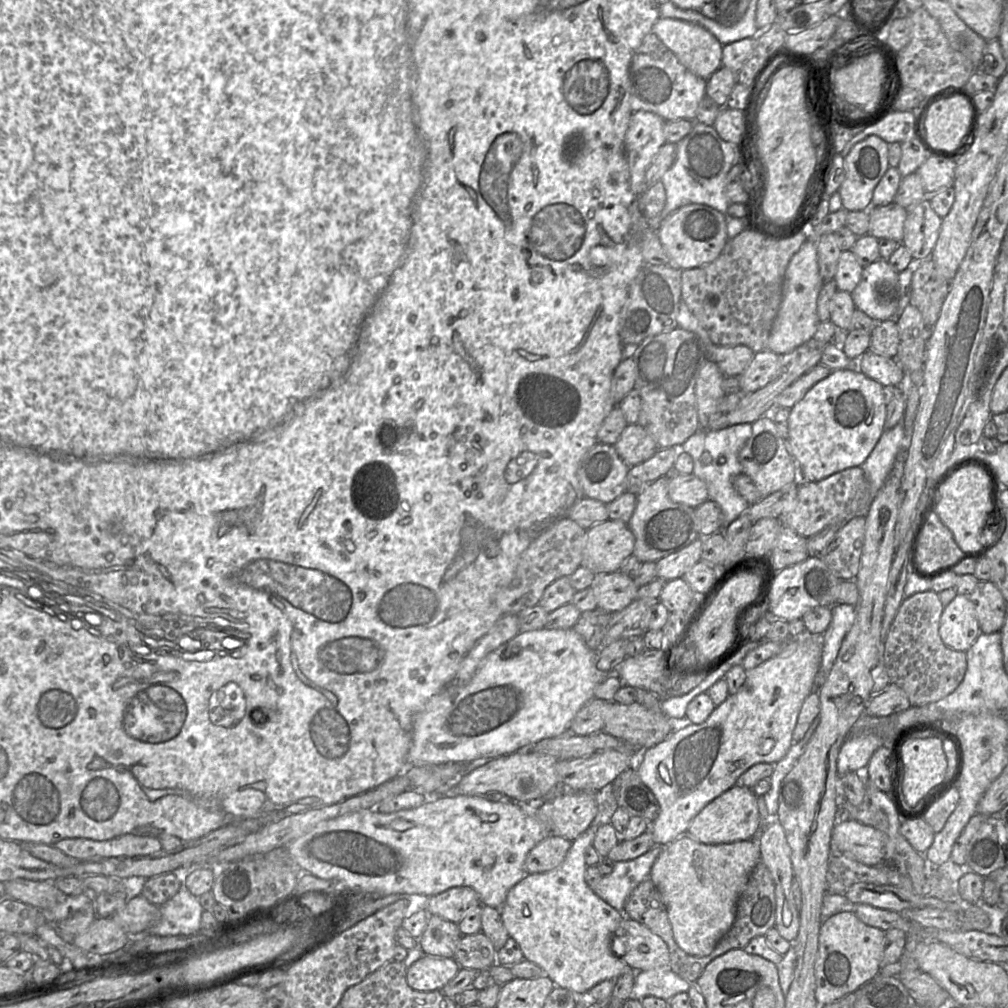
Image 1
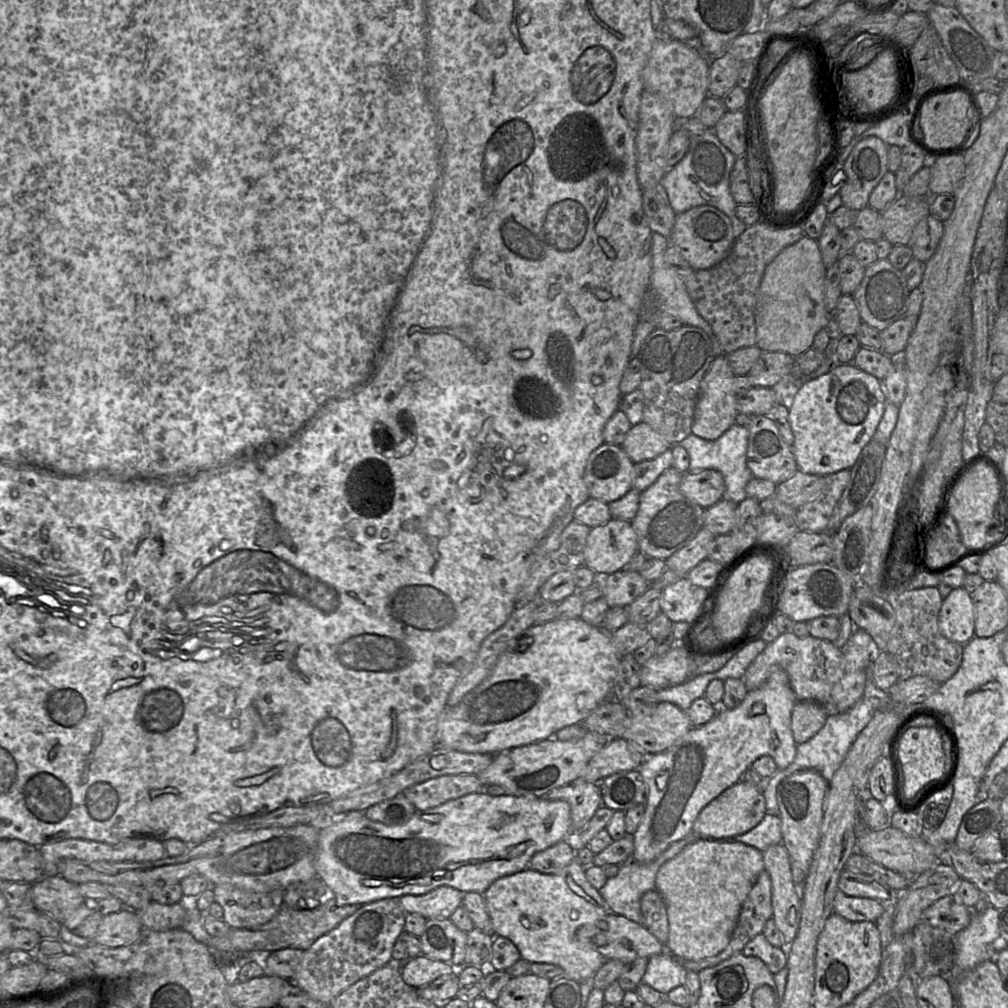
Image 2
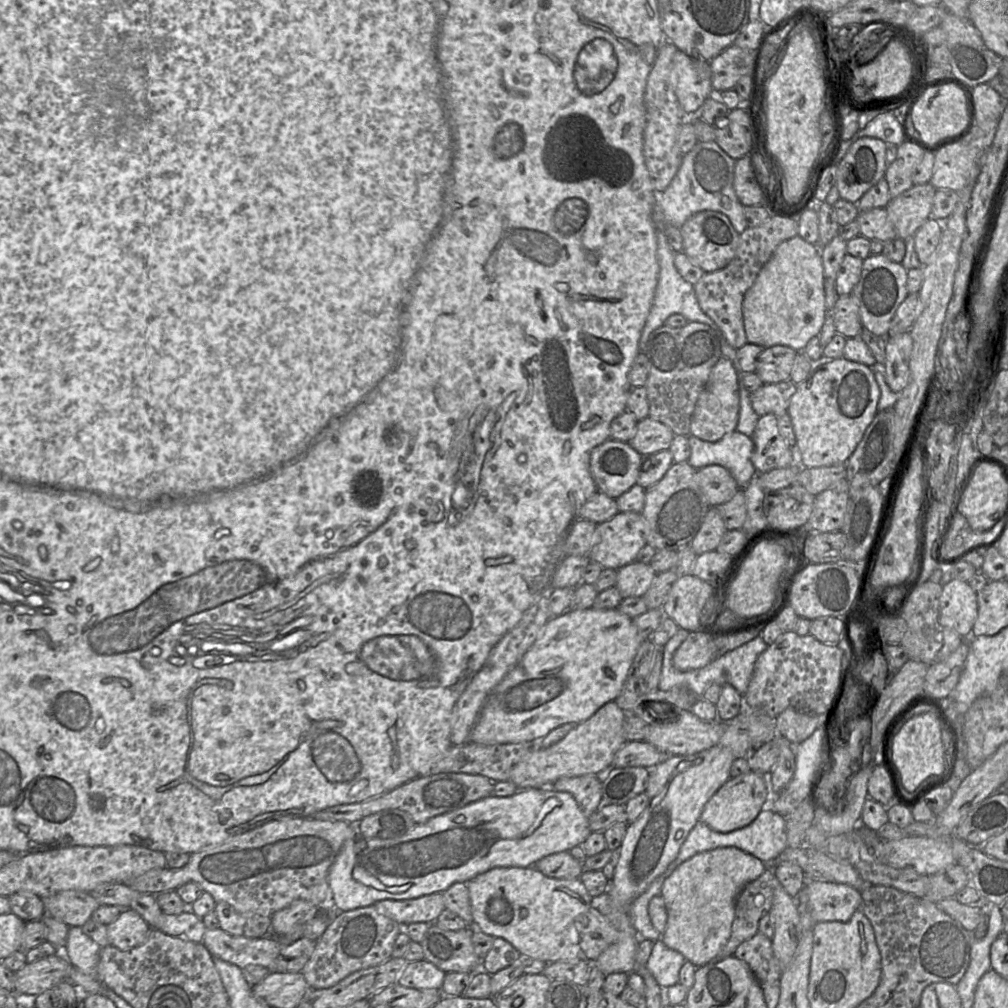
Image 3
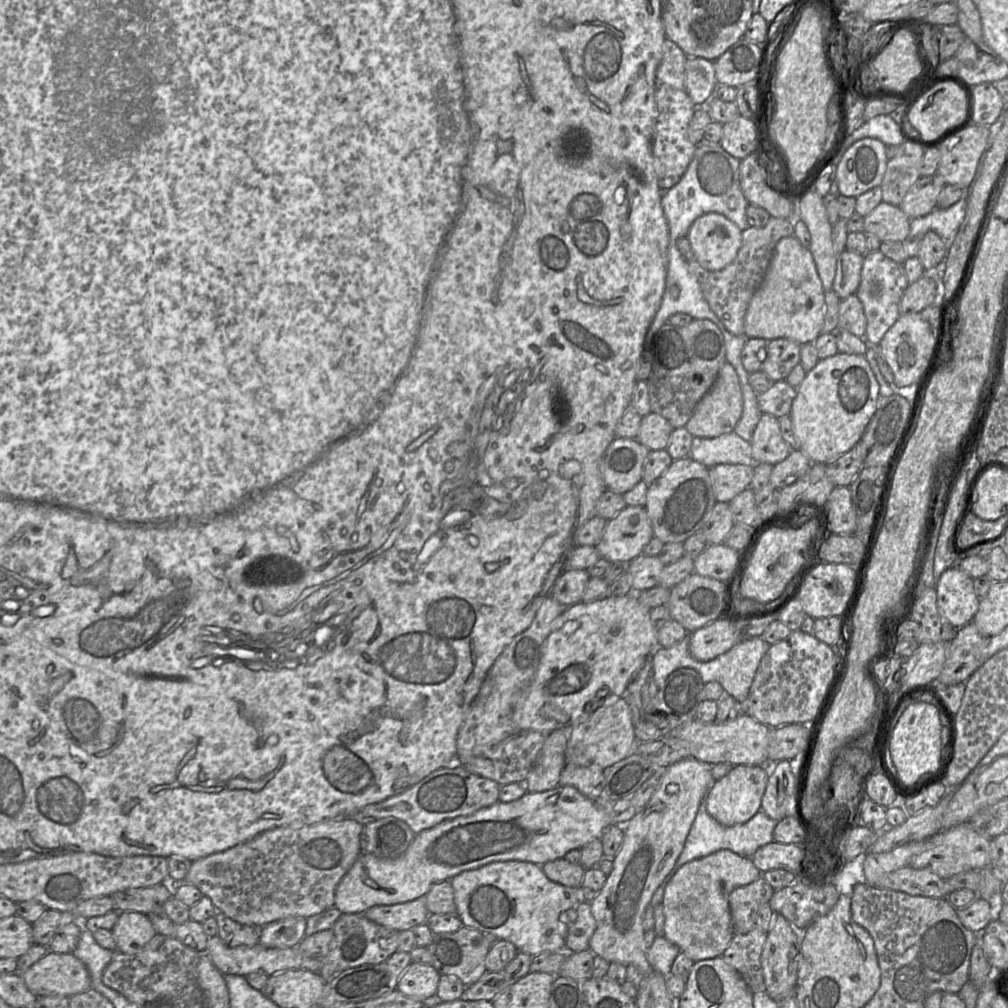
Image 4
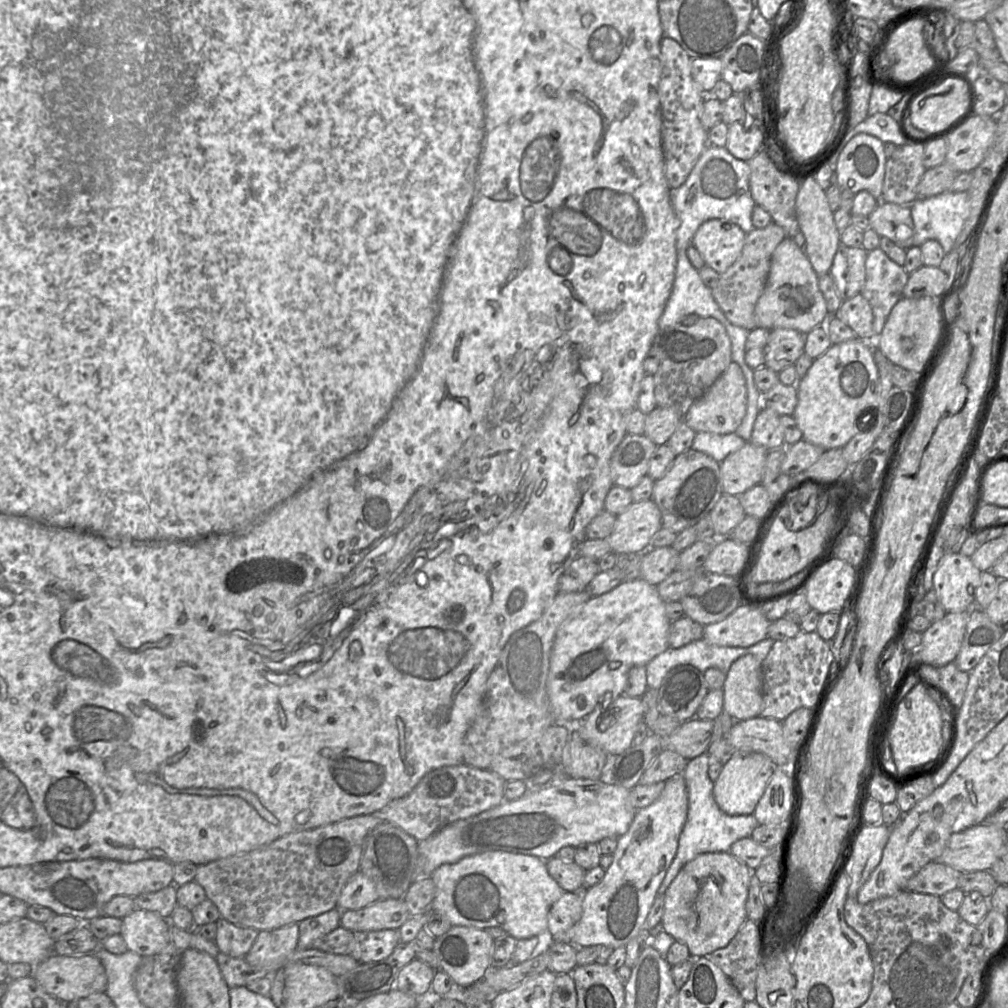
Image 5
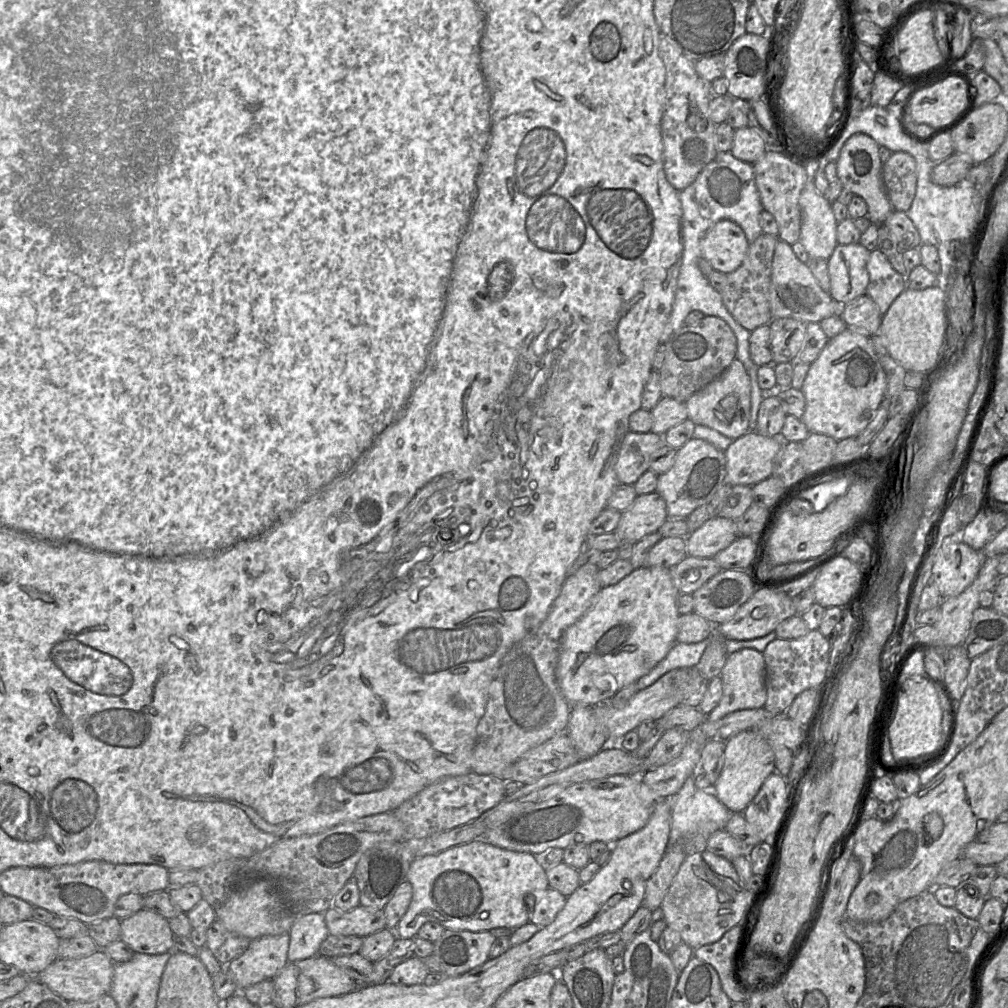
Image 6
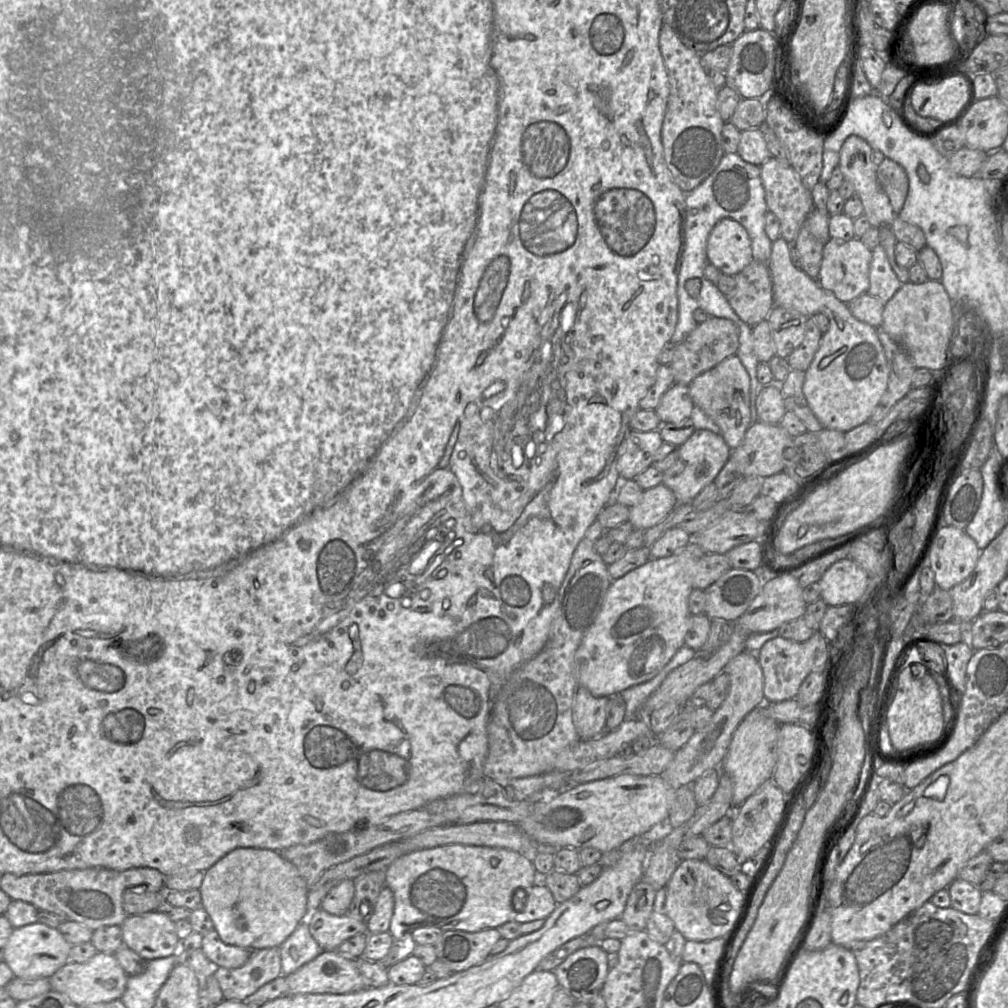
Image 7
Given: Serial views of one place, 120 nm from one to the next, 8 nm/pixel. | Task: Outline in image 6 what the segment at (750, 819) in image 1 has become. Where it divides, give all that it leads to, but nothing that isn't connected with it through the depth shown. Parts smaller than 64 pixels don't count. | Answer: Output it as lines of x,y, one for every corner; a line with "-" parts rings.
755,730
742,731
725,741
724,764
717,781
712,786
717,799
732,813
742,813
754,799
764,781
775,771
774,751
768,741

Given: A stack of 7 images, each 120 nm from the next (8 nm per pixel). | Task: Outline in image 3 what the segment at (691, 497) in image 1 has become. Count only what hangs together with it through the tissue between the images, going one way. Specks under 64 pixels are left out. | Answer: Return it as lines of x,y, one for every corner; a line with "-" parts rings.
720,465
698,469
696,482
710,507
718,507
728,502
739,490
730,472

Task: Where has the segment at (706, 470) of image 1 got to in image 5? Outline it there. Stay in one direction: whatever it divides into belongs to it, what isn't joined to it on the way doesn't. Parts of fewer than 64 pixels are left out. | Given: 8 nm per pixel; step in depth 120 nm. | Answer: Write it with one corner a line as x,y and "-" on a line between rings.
696,432
691,448
708,454
716,461
721,462
730,453
742,448
745,443
746,441
735,432
729,434

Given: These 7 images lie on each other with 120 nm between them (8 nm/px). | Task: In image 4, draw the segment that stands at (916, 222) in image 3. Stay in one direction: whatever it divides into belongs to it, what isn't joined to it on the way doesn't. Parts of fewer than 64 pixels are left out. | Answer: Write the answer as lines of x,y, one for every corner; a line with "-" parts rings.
937,173
920,177
904,196
900,209
910,220
929,214
937,207
938,196
945,185

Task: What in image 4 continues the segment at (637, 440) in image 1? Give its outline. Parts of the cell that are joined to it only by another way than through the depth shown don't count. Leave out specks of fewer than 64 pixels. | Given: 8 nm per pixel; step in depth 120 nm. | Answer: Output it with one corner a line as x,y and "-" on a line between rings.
650,412
642,418
636,439
650,451
666,449
673,426
661,415

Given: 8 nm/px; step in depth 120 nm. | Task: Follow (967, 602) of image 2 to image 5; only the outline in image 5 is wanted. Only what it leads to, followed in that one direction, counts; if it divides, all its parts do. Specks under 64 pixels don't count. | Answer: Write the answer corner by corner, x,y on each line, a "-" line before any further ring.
945,554
933,576
933,588
947,613
969,612
975,605
975,589
981,584
981,571
969,557

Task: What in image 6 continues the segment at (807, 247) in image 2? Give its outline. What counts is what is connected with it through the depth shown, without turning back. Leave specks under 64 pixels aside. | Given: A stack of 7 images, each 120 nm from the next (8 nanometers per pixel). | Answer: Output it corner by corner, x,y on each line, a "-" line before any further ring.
778,240
770,277
770,310
772,319
793,318
804,323
817,322
839,313
839,306
829,292
825,292
806,263
801,262
792,250
792,245

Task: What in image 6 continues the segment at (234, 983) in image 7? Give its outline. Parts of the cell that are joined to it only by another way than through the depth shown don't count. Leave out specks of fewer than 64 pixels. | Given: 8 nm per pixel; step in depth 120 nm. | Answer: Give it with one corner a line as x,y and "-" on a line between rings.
289,932
256,938
241,956
224,966
239,992
264,980
274,979
288,962
289,942

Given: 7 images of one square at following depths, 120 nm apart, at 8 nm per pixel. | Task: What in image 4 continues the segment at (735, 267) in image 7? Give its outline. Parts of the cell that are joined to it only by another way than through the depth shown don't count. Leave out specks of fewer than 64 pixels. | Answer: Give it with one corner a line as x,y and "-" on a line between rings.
709,212
690,226
687,238
698,263
708,271
721,270
738,254
742,230
726,216

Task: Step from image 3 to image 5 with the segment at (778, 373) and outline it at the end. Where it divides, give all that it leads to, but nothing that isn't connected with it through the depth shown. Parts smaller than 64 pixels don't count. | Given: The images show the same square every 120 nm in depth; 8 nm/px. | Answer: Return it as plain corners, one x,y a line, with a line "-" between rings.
787,328
770,331
766,346
765,366
779,373
784,368
794,365
803,354
805,334

